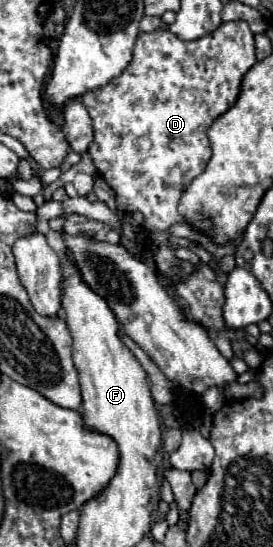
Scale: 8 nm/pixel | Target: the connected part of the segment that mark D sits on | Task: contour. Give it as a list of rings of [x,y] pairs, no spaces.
[[[243,20],[223,22],[215,32],[191,42],[177,38],[169,30],[155,30],[151,34],[141,32],[133,50],[133,60],[119,74],[119,78],[113,78],[107,86],[89,90],[81,96],[81,102],[87,106],[95,128],[95,140],[89,148],[93,164],[97,166],[99,176],[113,188],[117,208],[123,214],[139,210],[145,216],[145,248],[153,252],[157,274],[165,288],[169,288],[169,280],[175,278],[171,268],[181,264],[181,260],[175,258],[175,250],[167,246],[169,226],[175,222],[185,222],[177,212],[177,202],[191,180],[203,172],[211,158],[211,144],[207,138],[209,126],[237,100],[241,78],[255,62],[253,32]]]

